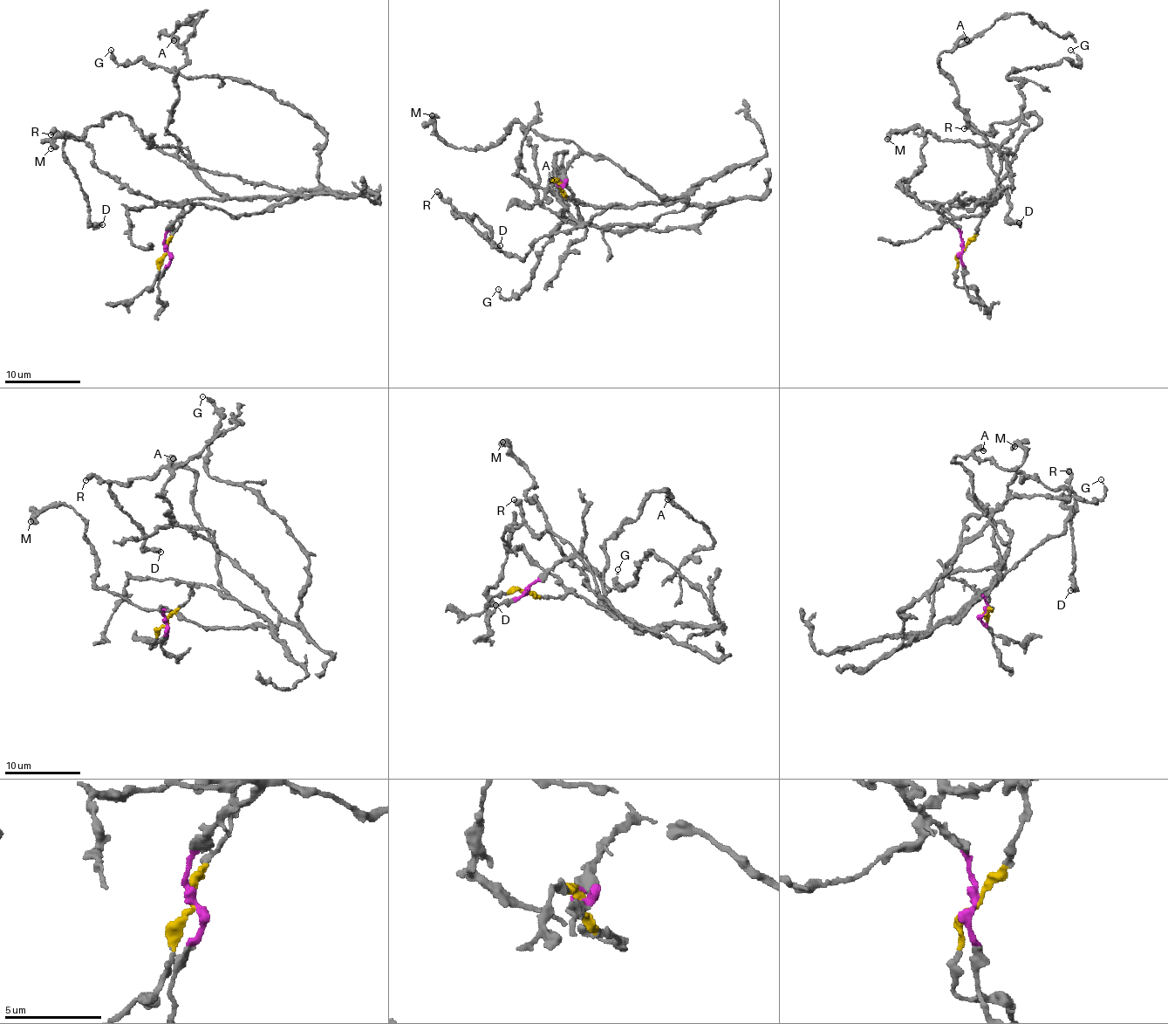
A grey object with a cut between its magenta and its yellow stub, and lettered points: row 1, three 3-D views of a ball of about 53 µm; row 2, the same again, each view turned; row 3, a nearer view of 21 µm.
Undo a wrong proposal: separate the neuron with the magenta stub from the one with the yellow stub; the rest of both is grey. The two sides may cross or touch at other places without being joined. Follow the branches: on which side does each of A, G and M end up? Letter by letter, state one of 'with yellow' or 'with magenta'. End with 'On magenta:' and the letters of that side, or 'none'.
A: with yellow
G: with magenta
M: with magenta
On magenta: G, M

